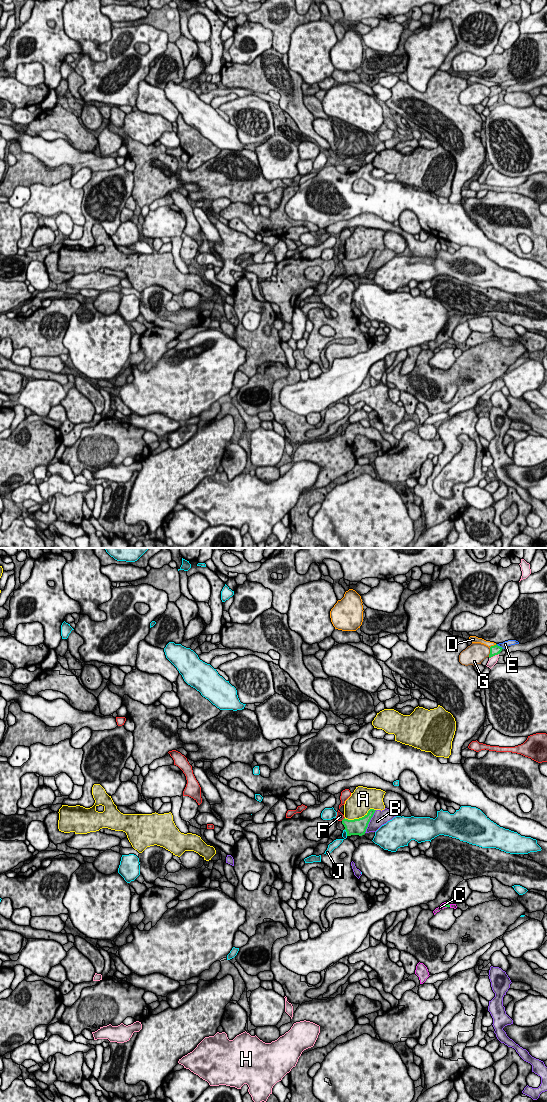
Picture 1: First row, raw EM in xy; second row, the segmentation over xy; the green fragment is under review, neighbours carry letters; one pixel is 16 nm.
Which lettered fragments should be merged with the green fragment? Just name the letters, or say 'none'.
C

